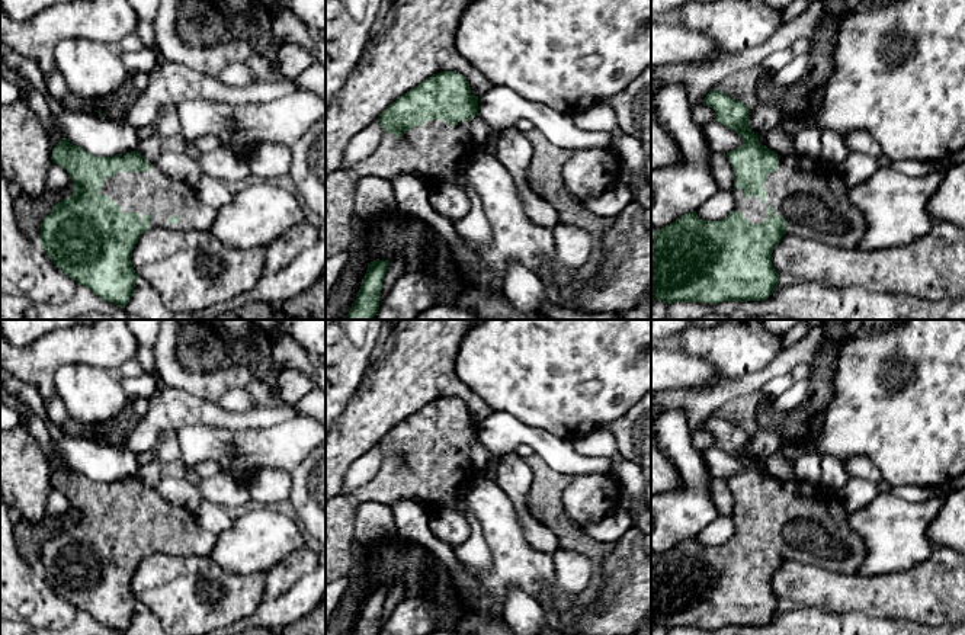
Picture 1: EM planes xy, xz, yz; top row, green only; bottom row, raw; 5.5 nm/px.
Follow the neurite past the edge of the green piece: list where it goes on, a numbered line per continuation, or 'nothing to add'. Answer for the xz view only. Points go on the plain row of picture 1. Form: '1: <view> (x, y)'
1: xz (426, 477)

